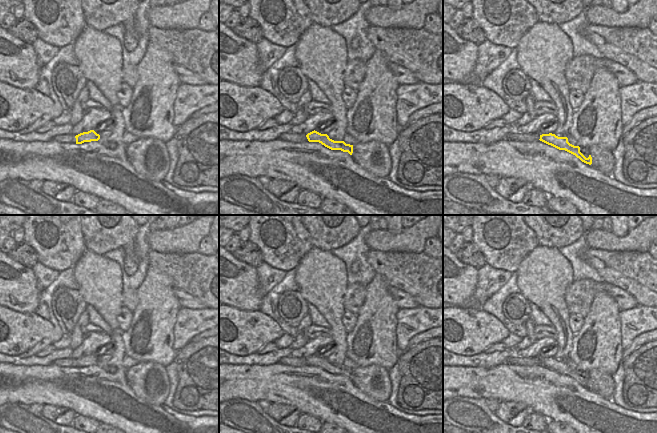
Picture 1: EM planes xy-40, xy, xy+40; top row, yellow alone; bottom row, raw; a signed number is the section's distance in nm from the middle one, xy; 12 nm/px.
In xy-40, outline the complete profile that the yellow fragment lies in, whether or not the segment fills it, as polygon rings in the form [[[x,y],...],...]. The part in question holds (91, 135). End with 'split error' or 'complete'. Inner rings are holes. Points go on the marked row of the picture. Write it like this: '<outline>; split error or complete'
[[[90,130],[76,135],[75,138],[76,144],[82,144],[84,142],[98,141],[100,139],[100,135],[94,130]]]; complete

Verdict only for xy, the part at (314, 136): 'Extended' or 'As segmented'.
As segmented

